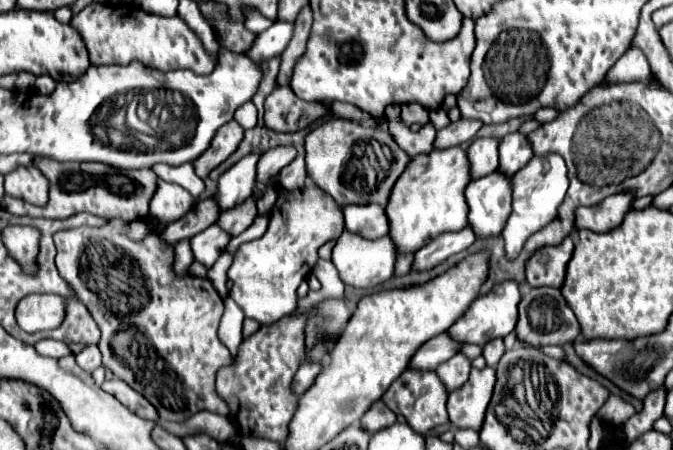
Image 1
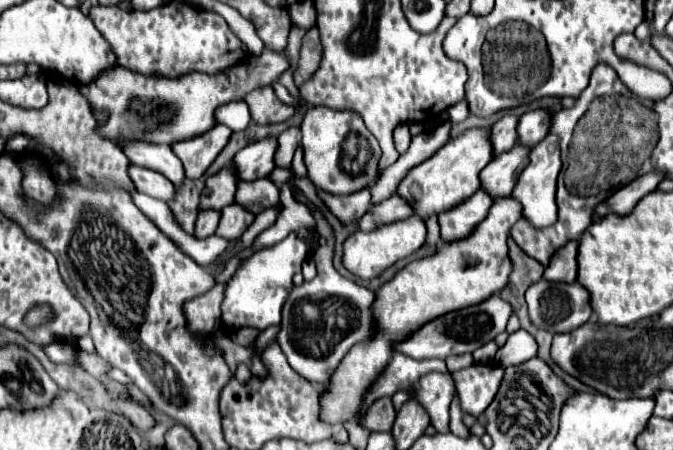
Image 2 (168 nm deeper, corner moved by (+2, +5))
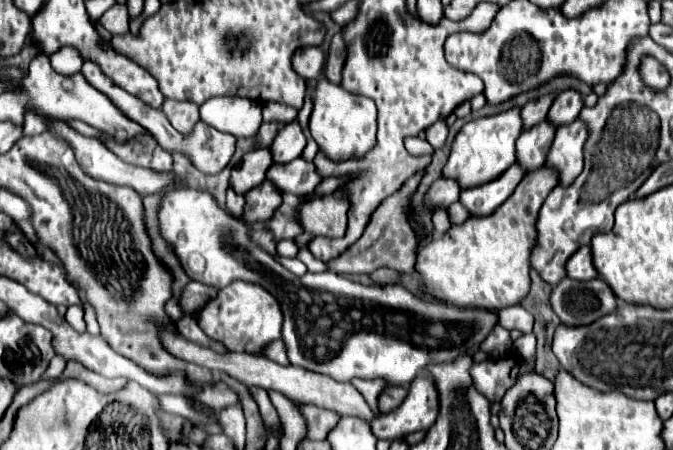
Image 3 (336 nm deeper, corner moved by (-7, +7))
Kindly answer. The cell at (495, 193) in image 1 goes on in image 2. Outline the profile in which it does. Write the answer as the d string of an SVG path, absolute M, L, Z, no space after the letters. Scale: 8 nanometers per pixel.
M516 144L514 150L498 154L498 158L494 158L482 170L482 174L480 174L482 190L486 190L492 200L508 198L512 194L520 172L528 164L528 152L530 152L530 148Z

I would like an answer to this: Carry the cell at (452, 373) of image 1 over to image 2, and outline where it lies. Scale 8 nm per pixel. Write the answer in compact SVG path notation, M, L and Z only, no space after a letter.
M430 372L420 378L418 382L418 402L428 410L430 424L446 434L450 432L450 416L448 408L454 396L454 378L452 372Z

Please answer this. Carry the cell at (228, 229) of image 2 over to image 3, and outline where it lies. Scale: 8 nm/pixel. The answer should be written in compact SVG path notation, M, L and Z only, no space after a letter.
M265 180L263 184L251 188L251 192L247 192L245 196L247 204L243 220L249 224L269 220L275 208L281 204L281 190L275 184L271 184L271 180Z

